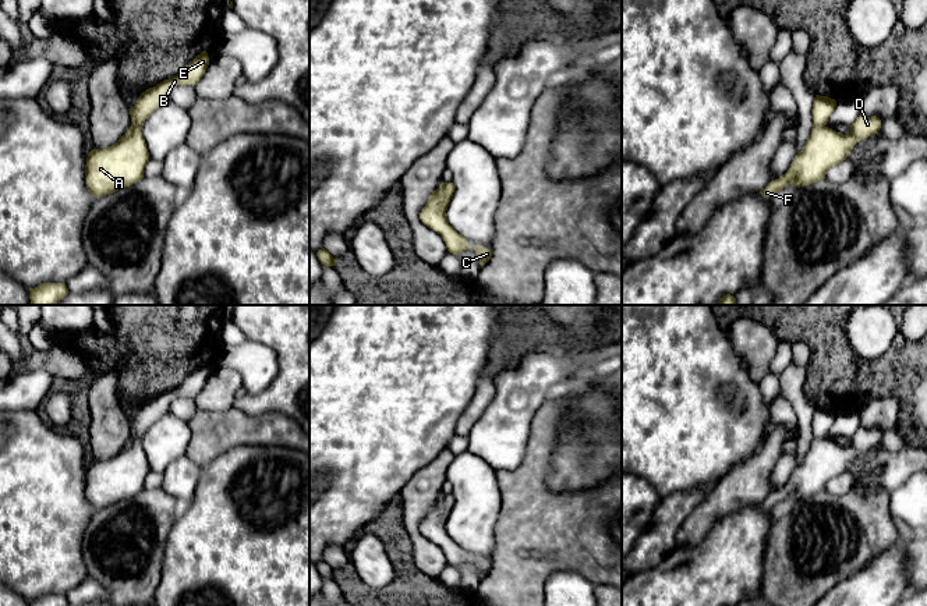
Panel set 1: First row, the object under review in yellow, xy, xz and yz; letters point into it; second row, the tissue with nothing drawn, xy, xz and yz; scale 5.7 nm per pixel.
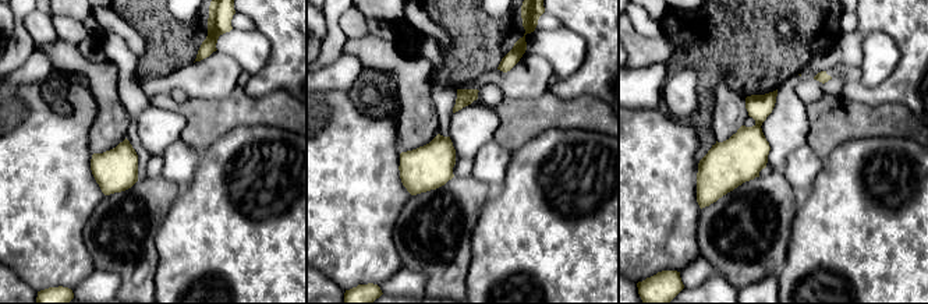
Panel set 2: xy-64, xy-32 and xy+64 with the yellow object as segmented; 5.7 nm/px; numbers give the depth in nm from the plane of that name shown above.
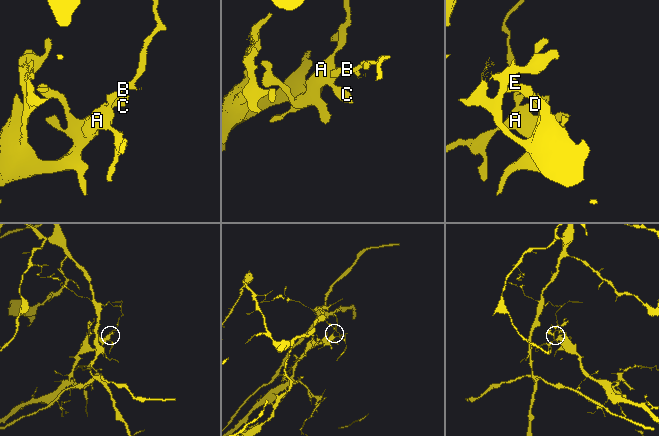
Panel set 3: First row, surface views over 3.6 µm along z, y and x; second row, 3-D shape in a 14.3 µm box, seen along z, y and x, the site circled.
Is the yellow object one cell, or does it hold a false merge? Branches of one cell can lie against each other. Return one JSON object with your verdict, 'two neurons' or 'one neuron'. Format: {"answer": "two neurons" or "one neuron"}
{"answer": "two neurons"}

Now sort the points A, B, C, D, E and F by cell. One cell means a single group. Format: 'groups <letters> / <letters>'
groups A C D F / B E

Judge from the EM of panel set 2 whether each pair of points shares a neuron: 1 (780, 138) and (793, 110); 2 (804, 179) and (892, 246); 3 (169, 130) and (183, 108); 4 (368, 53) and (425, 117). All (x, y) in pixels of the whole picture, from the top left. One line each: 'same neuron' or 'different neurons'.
1: same neuron
2: different neurons
3: different neurons
4: same neuron

